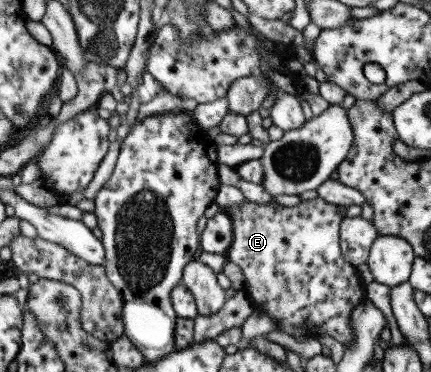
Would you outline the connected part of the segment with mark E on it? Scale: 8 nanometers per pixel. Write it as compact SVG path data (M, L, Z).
M318 197L301 200L292 207L274 205L253 204L245 200L224 210L232 225L231 244L224 253L226 262L235 263L241 269L243 290L257 311L277 322L279 331L291 336L292 328L303 328L311 333L321 329L345 347L352 342L351 313L365 299L365 289L359 284L354 267L344 261L340 253L338 227L344 216L337 212L337 205L325 203Z

